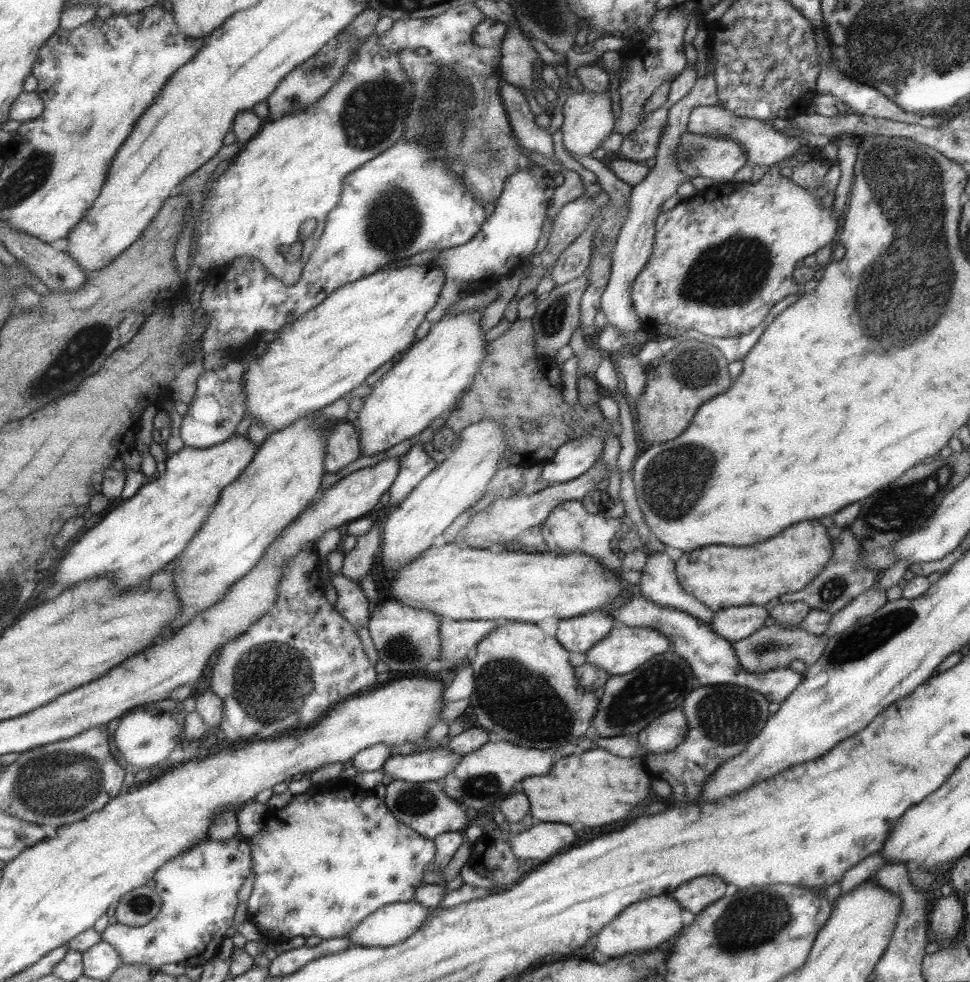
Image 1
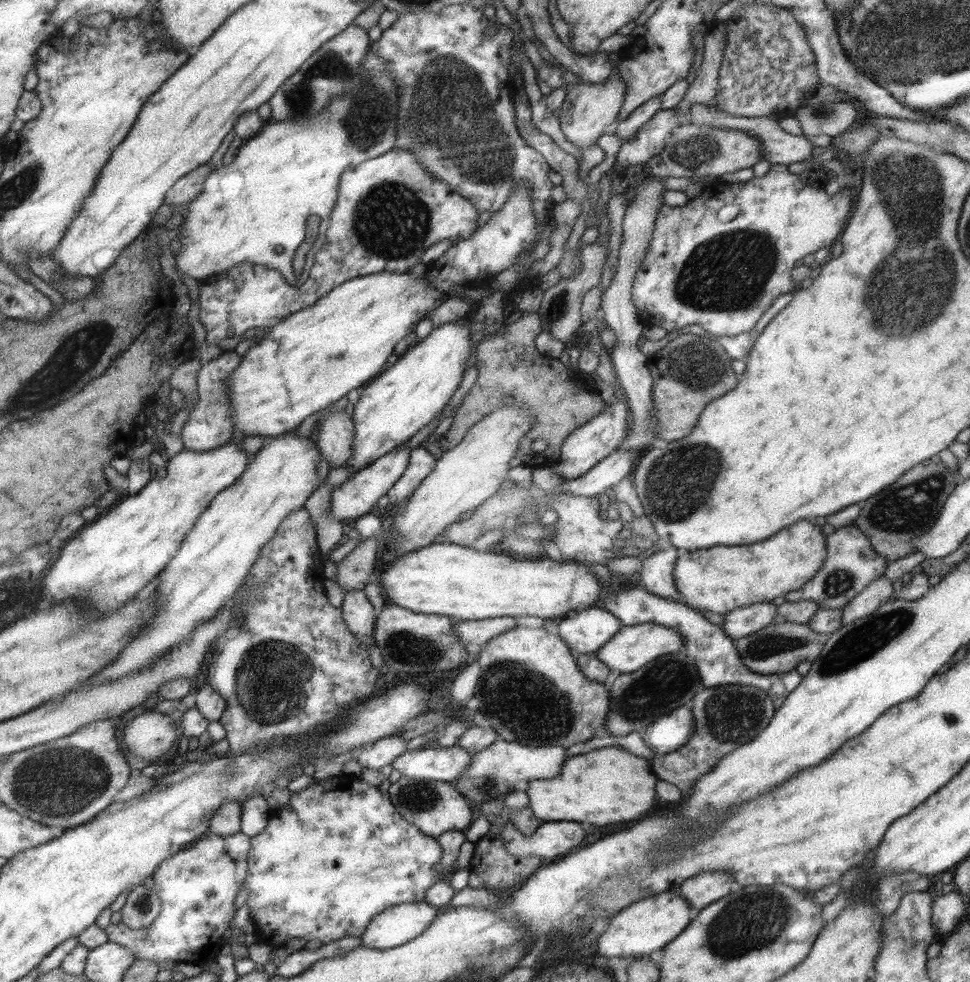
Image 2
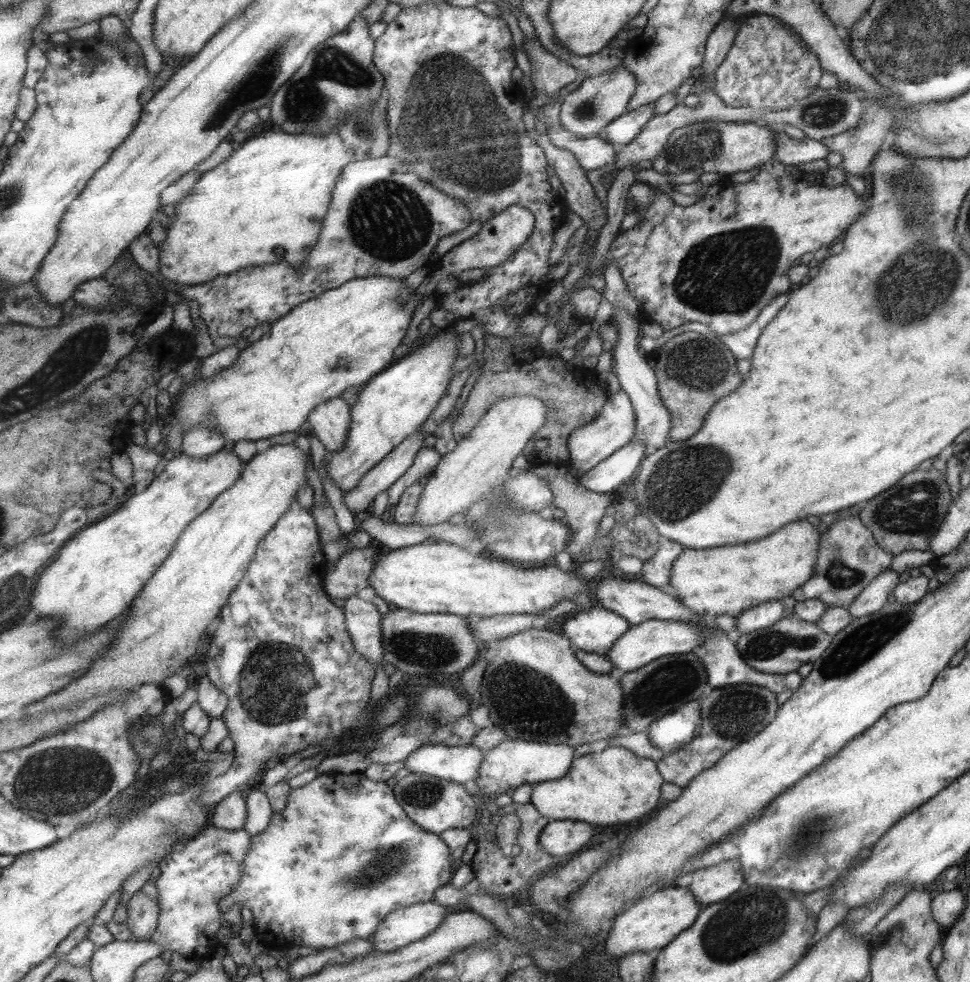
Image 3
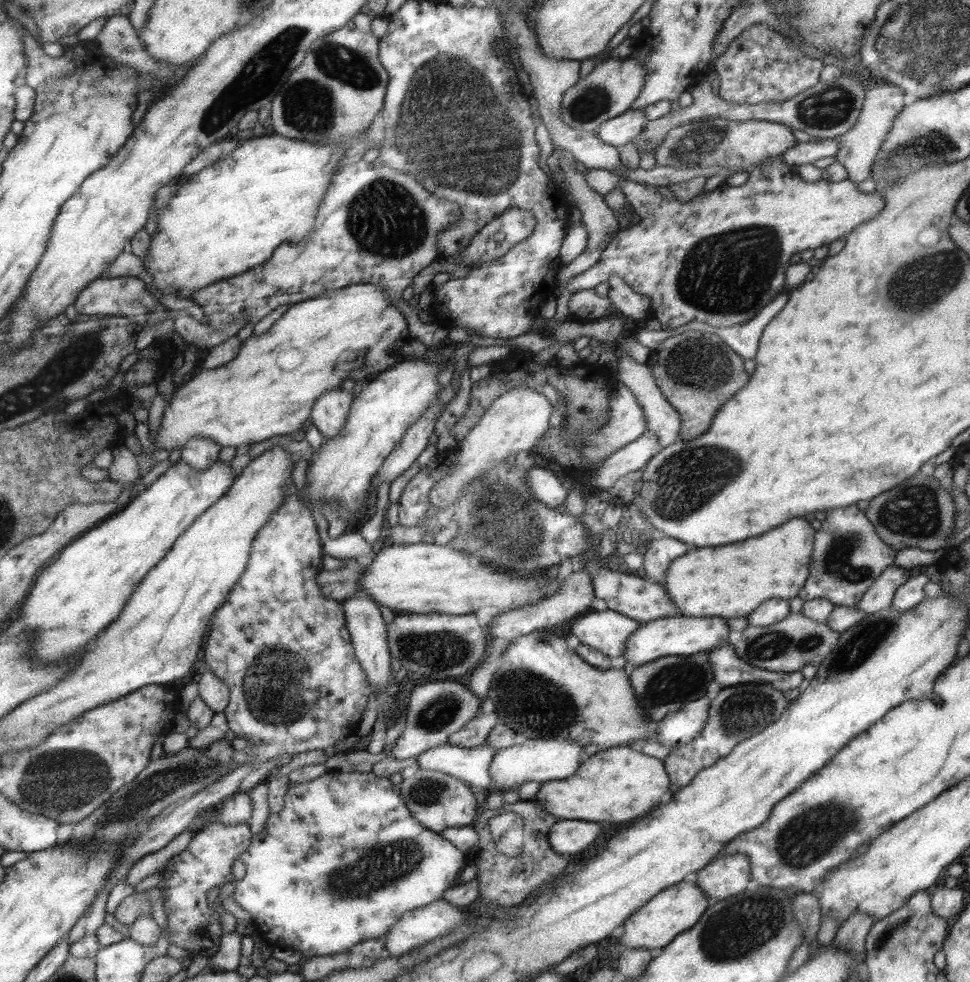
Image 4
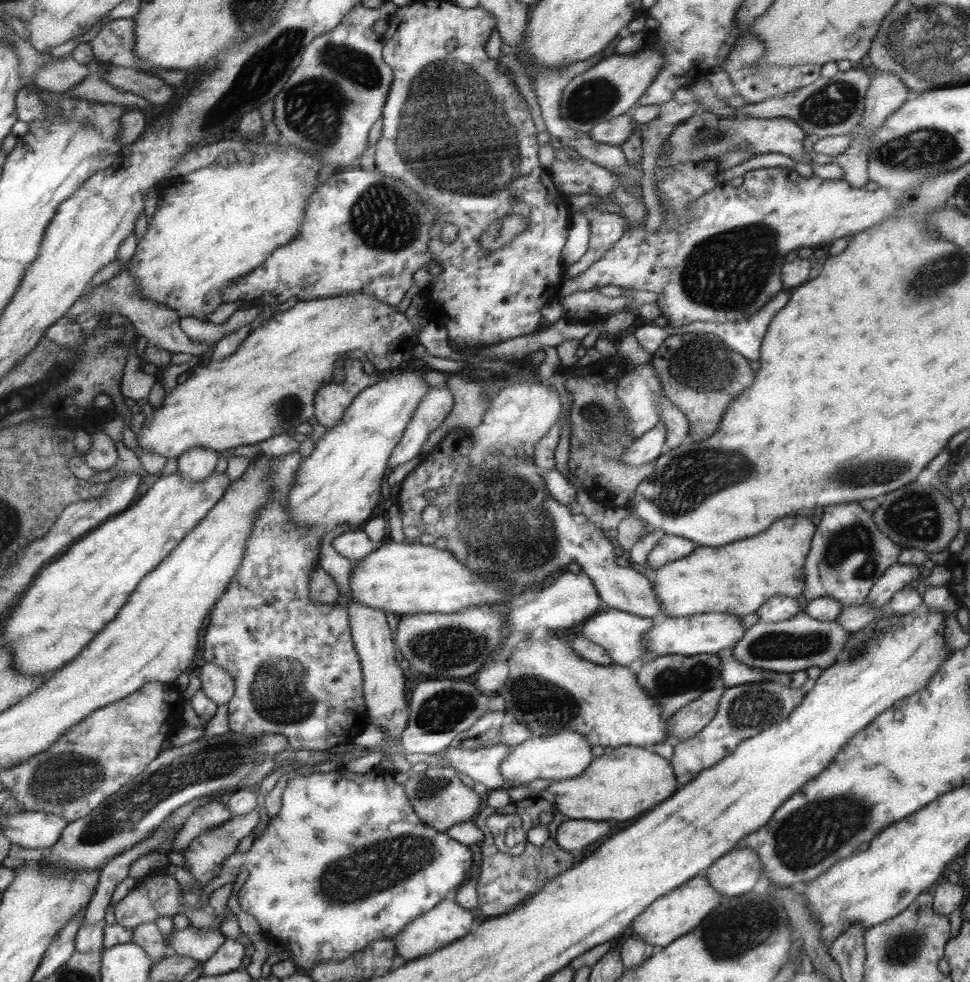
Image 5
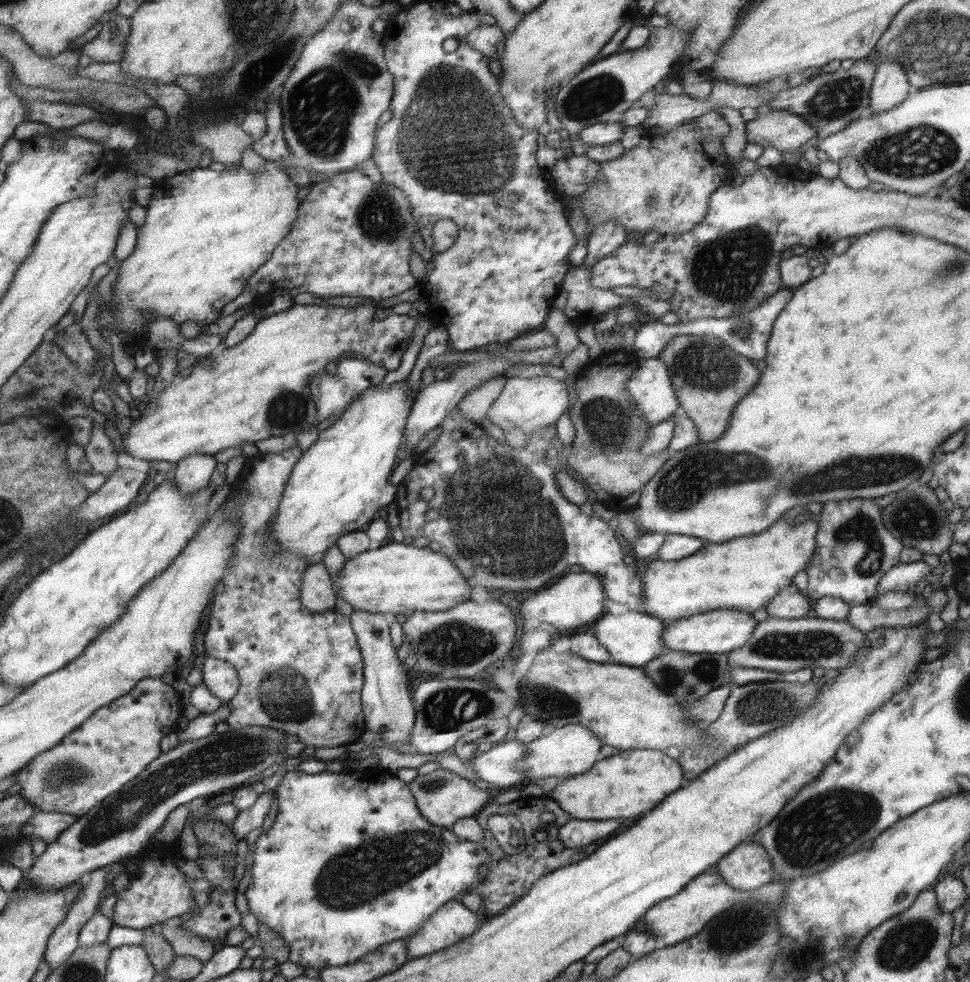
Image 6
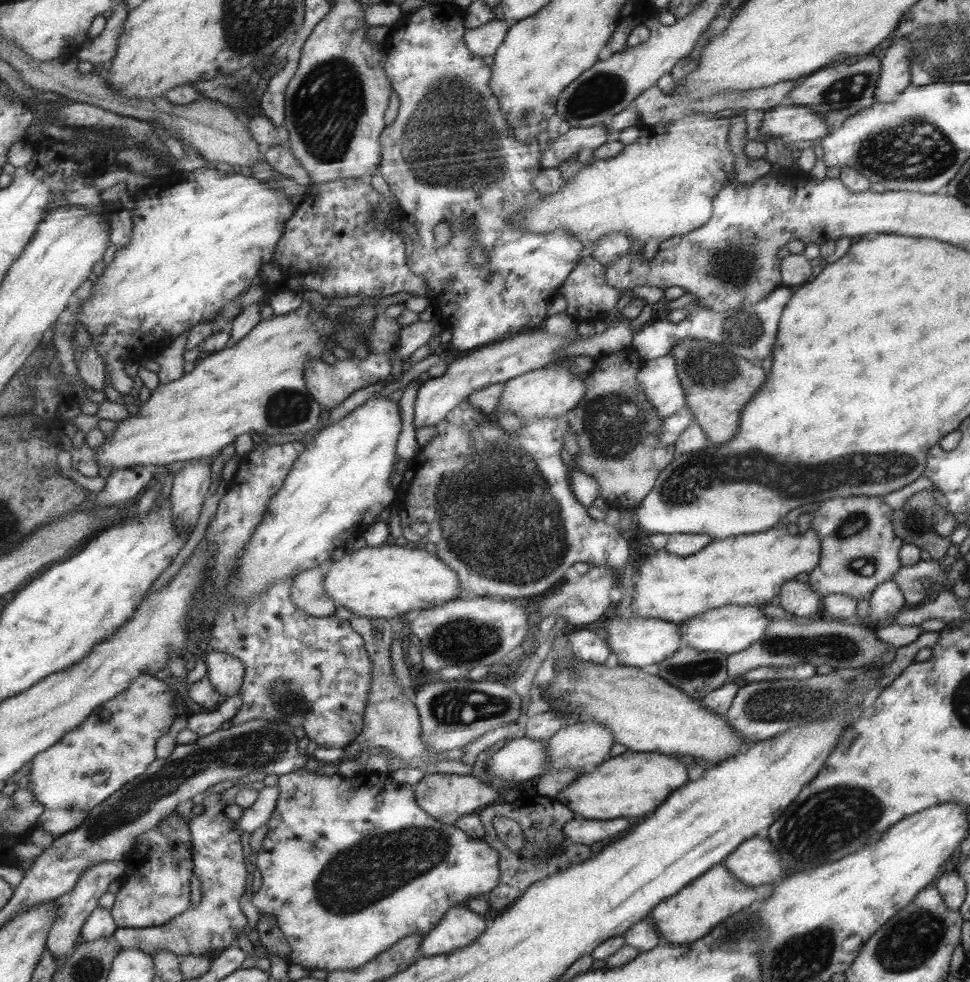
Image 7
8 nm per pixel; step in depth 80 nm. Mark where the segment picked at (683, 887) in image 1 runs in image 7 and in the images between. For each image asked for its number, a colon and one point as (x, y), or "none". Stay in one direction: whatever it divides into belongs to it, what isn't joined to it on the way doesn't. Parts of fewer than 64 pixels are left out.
2: (702, 889)
3: (708, 885)
4: (728, 875)
5: (734, 873)
6: (746, 867)
7: (755, 861)

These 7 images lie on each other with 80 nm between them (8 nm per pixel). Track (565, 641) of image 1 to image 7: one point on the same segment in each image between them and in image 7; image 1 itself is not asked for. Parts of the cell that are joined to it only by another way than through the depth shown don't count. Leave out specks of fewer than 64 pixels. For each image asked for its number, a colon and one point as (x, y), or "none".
2: (584, 631)
3: (596, 630)
4: (606, 630)
5: (620, 634)
6: (632, 638)
7: (637, 642)

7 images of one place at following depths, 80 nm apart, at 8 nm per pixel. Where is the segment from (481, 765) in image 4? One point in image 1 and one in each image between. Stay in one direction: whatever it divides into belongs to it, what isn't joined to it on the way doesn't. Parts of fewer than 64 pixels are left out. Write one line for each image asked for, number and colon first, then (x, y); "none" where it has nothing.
1: (432, 764)
2: (432, 762)
3: (459, 764)

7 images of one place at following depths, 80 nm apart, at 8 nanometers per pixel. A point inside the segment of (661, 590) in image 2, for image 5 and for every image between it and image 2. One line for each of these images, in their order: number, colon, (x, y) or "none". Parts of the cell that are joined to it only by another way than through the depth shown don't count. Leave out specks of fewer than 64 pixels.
3: (656, 570)
4: (660, 553)
5: (668, 548)

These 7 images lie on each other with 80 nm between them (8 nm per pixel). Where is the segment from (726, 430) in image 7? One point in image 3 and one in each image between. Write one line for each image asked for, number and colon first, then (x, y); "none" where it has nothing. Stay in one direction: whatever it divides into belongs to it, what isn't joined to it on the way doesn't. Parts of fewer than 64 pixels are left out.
3: (693, 371)
4: (695, 371)
5: (697, 372)
6: (707, 378)

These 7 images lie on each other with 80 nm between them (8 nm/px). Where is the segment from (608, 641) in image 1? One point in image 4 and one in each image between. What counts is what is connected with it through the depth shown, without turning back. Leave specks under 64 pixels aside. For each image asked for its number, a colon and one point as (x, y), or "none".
2: (627, 650)
3: (646, 641)
4: (676, 635)

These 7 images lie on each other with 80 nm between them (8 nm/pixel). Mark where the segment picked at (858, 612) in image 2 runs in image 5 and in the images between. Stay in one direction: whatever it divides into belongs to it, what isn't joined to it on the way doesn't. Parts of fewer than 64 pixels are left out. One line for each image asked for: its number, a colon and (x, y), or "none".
3: (878, 591)
4: (879, 595)
5: (897, 576)

